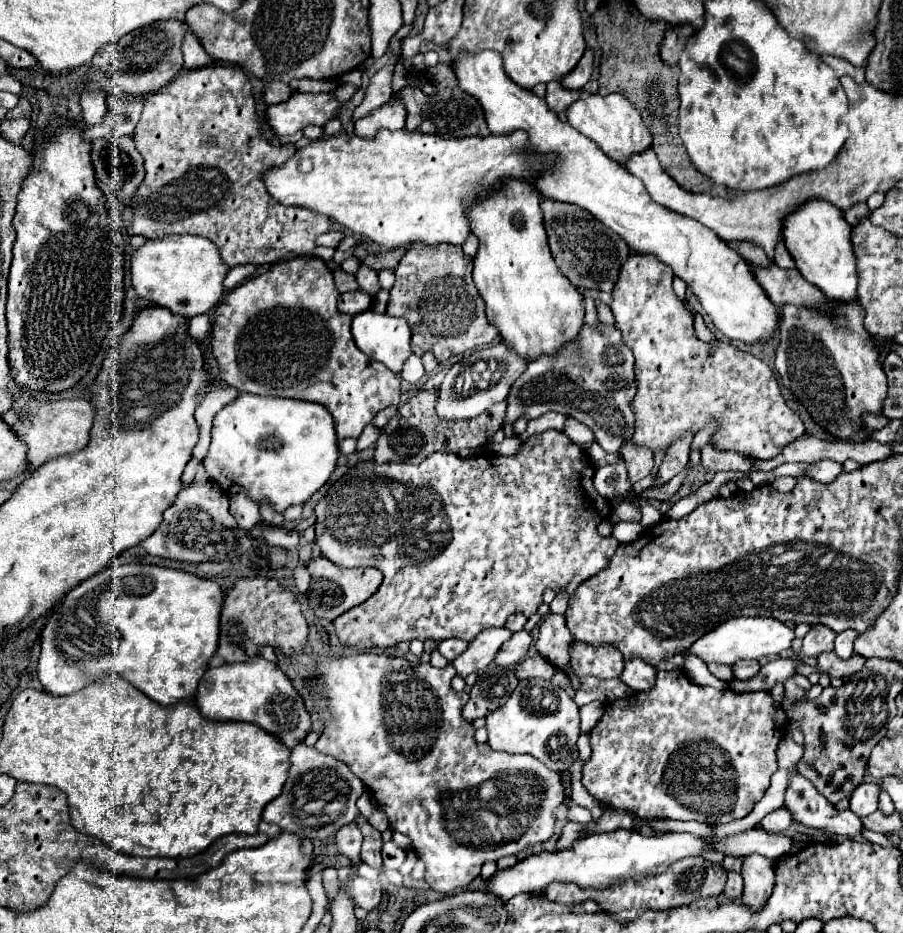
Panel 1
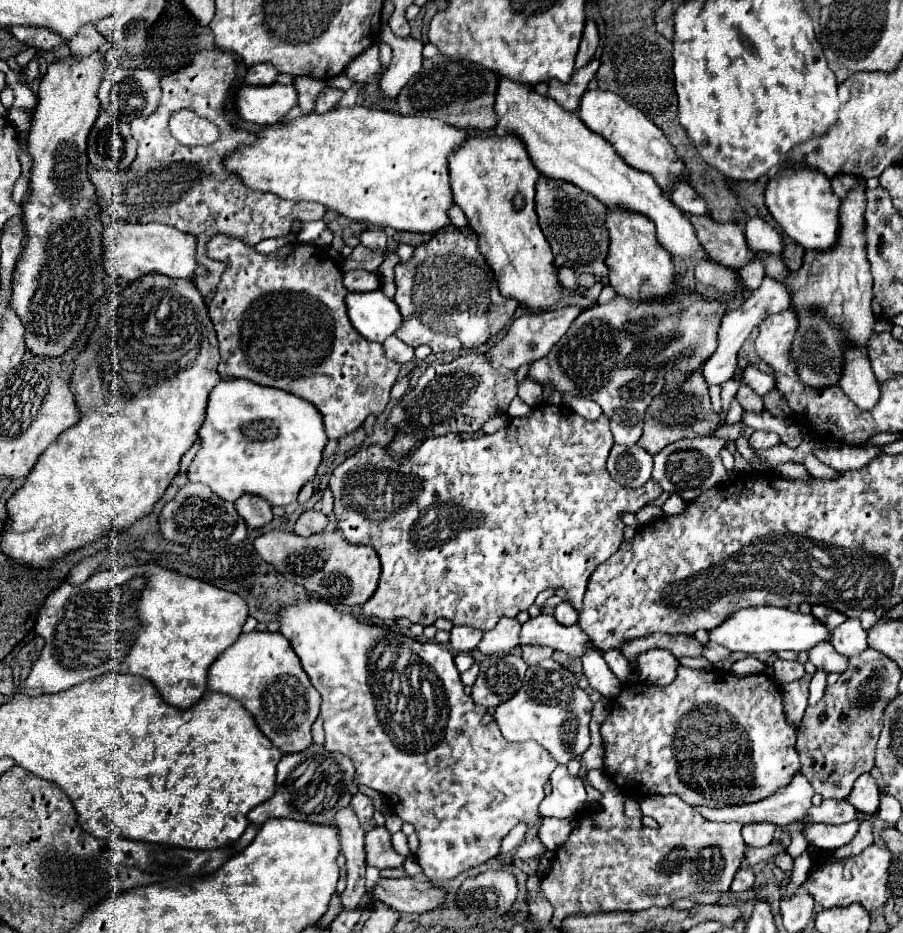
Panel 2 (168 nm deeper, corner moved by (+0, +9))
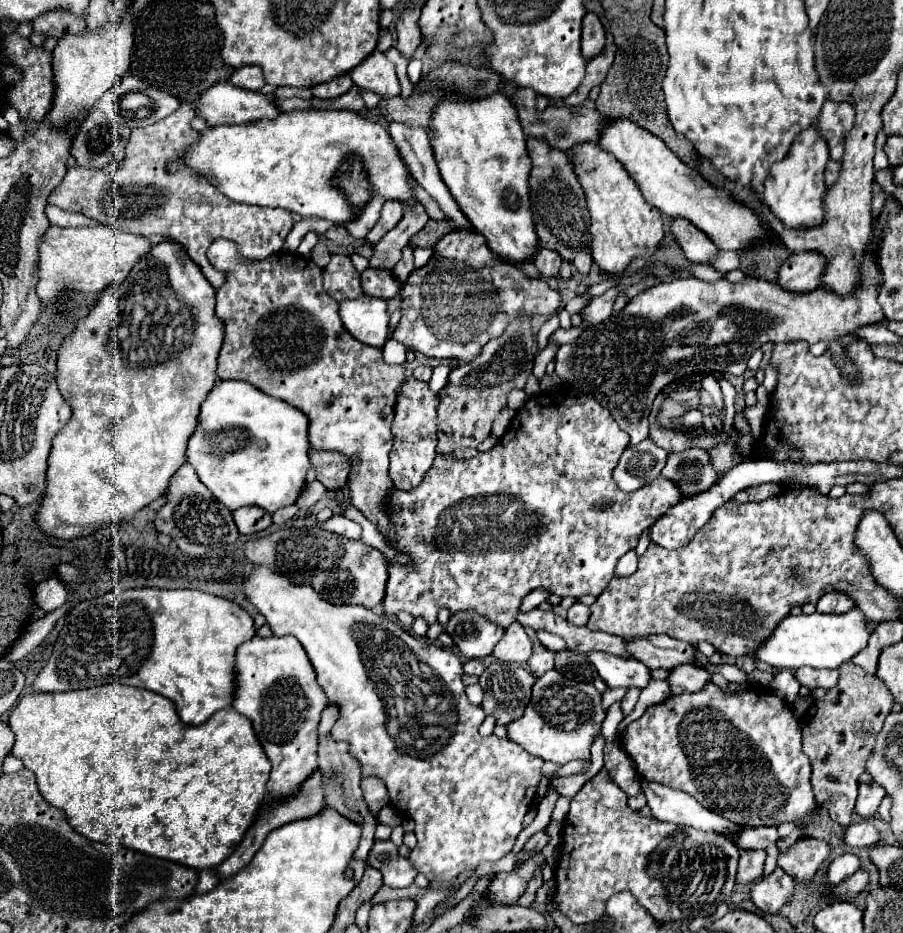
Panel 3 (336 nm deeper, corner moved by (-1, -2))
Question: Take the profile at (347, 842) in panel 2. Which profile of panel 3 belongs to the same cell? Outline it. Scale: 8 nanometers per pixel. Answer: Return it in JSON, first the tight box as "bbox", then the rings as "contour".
{"bbox":[318,736,376,860],"contour":[[[330,736],[320,740],[320,756],[318,756],[318,768],[322,770],[322,780],[324,780],[324,792],[326,792],[326,802],[330,804],[330,808],[334,808],[338,814],[342,814],[344,818],[356,822],[362,828],[362,836],[360,836],[360,844],[358,850],[354,854],[354,860],[366,860],[372,844],[374,844],[374,830],[376,830],[376,818],[368,812],[364,798],[362,798],[362,790],[360,790],[360,764],[348,754],[348,744],[344,742],[334,742],[330,740]]]}

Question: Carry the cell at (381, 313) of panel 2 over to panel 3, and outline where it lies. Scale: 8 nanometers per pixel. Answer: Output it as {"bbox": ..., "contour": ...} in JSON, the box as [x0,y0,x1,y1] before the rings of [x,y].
{"bbox":[340,296,390,348],"contour":[[[360,296],[340,302],[340,318],[344,328],[360,342],[382,348],[390,334],[390,316],[386,300]]]}

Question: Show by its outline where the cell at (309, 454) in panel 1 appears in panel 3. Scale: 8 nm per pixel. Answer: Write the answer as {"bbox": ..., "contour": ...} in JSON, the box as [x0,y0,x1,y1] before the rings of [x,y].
{"bbox":[186,380,310,514],"contour":[[[220,380],[220,382],[216,382],[216,386],[214,386],[212,392],[208,394],[208,398],[202,402],[198,428],[196,428],[196,432],[192,434],[192,438],[188,440],[186,462],[194,466],[194,470],[196,470],[198,478],[200,478],[200,482],[202,482],[228,510],[234,512],[234,510],[238,510],[238,508],[242,508],[242,506],[260,506],[260,508],[264,508],[266,512],[272,514],[272,512],[276,512],[276,510],[280,510],[280,508],[286,508],[286,506],[296,504],[296,500],[298,500],[298,496],[300,496],[300,492],[302,492],[302,488],[304,488],[304,484],[306,484],[306,472],[310,470],[308,426],[310,426],[308,418],[306,418],[298,408],[294,408],[294,406],[290,406],[290,404],[278,400],[278,398],[272,398],[272,396],[260,392],[258,388],[250,386],[248,382],[236,382],[236,380],[228,380],[228,382],[226,382],[226,380]]]}

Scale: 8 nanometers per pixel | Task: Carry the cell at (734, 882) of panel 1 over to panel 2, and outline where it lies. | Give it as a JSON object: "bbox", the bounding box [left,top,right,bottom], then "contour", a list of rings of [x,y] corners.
{"bbox":[731,867,755,891],"contour":[[[741,867],[731,883],[731,891],[749,891],[749,889],[755,889],[755,875],[749,867]]]}

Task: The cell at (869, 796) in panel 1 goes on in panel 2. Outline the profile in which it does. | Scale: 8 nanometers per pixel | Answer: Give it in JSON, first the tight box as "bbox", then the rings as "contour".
{"bbox":[849,773,881,815],"contour":[[[865,773],[861,775],[855,785],[853,785],[853,791],[849,795],[849,803],[863,815],[875,815],[877,813],[877,807],[879,807],[879,799],[881,799],[881,793],[879,793],[879,785],[875,783],[875,779]]]}

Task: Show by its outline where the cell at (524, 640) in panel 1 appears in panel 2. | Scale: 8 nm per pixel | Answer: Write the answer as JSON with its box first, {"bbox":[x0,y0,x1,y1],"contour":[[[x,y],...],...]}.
{"bbox":[521,613,597,657],"contour":[[[541,613],[539,617],[531,617],[523,623],[521,645],[547,645],[575,657],[583,657],[585,649],[597,649],[579,625],[565,627],[549,613]]]}

